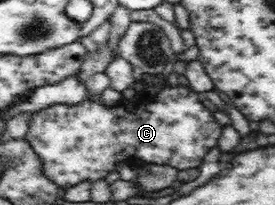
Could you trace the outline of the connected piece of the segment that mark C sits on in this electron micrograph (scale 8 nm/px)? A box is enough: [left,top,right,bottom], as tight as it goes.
[23,79,223,189]

